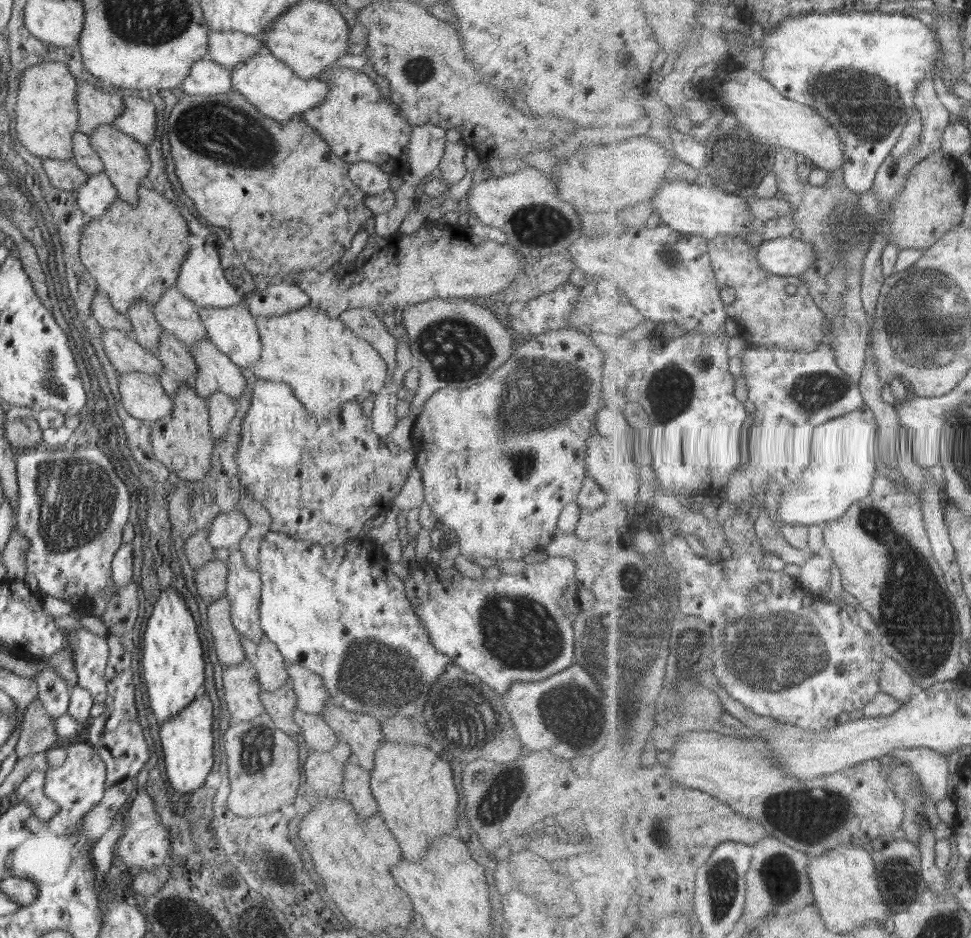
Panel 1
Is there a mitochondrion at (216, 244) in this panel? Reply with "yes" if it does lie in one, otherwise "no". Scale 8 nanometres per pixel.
no

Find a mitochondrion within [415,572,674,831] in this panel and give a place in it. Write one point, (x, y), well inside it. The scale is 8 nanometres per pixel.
(519, 633)

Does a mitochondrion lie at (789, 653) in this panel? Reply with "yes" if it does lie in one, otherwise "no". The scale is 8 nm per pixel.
yes

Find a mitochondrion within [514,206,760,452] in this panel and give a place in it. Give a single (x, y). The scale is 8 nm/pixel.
(671, 390)

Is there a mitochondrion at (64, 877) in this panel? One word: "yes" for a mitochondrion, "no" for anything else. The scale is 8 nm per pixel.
yes

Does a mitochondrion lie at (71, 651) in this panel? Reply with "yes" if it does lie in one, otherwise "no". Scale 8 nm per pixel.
no

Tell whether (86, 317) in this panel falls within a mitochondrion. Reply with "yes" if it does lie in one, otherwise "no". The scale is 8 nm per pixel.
no

